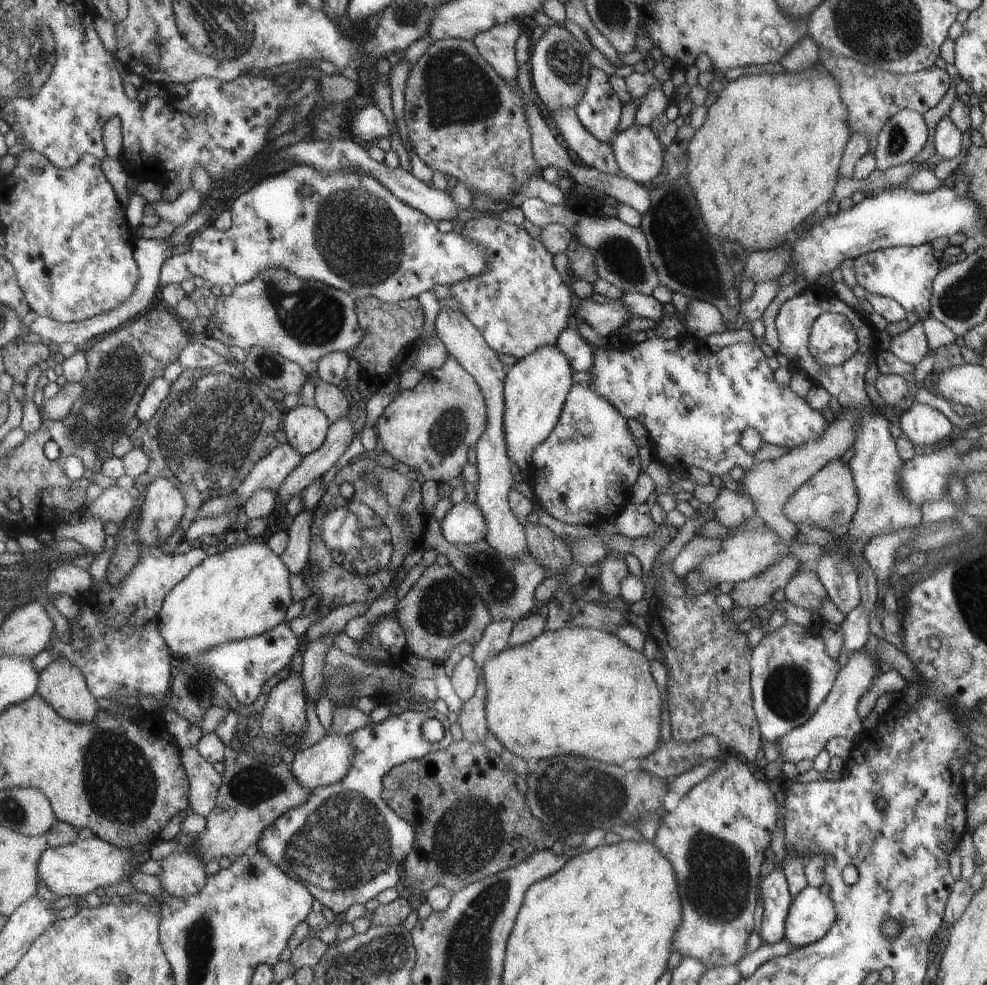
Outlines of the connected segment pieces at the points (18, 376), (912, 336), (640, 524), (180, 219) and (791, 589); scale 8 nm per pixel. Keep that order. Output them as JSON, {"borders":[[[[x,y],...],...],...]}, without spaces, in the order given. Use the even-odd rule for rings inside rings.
{"borders":[[[[24,338],[18,345],[8,344],[1,348],[4,354],[6,370],[14,376],[16,382],[26,384],[28,372],[32,366],[40,364],[42,360],[48,360],[52,350],[48,342],[28,343]]],[[[919,320],[908,331],[892,337],[889,351],[905,363],[916,365],[928,352],[922,323],[923,320]]],[[[628,503],[622,514],[614,520],[617,533],[624,535],[629,539],[639,539],[642,536],[648,536],[657,525],[652,516],[647,503],[635,504]]],[[[190,188],[180,193],[176,200],[167,203],[160,201],[157,204],[150,204],[156,210],[161,219],[174,223],[175,226],[184,224],[203,203],[203,195],[195,189]]],[[[811,571],[794,575],[784,588],[785,598],[794,606],[812,610],[815,620],[819,618],[822,602],[827,596],[824,585],[820,582],[817,573]]]]}

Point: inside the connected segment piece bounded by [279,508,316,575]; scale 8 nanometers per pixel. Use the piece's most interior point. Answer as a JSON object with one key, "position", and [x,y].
{"position":[296,556]}

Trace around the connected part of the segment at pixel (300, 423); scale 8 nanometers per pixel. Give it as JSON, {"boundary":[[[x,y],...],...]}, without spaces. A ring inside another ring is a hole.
{"boundary":[[[302,401],[290,410],[286,410],[284,417],[284,432],[290,443],[303,457],[314,453],[323,445],[327,438],[327,414],[314,403]]]}

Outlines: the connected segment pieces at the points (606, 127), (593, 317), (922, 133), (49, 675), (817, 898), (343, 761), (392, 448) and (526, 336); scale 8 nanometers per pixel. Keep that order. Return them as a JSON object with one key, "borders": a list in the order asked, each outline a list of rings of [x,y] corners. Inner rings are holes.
{"borders":[[[[593,67],[587,92],[575,106],[581,125],[600,142],[610,144],[616,137],[622,107],[623,102],[611,88],[609,74]]],[[[591,298],[581,299],[574,317],[578,323],[586,321],[600,336],[612,337],[633,315],[621,299],[611,301],[601,304]]],[[[912,109],[896,113],[878,133],[873,153],[881,171],[912,161],[928,138],[924,116]]],[[[66,658],[56,659],[41,672],[39,693],[66,718],[77,723],[94,722],[101,711],[98,697],[91,691],[84,671]]],[[[808,885],[790,903],[785,920],[784,939],[793,947],[819,941],[838,920],[830,895]]],[[[327,733],[316,744],[295,752],[291,773],[307,790],[338,782],[347,774],[354,745],[348,735]]],[[[452,355],[440,369],[428,371],[413,388],[400,392],[379,416],[375,428],[386,453],[418,472],[420,478],[449,483],[463,474],[468,450],[488,425],[484,390]]],[[[470,211],[466,213],[462,222],[461,233],[465,237],[476,241],[477,245],[487,252],[489,269],[478,277],[472,277],[466,281],[450,285],[451,296],[455,296],[462,306],[460,311],[478,329],[490,348],[500,354],[509,354],[521,359],[526,357],[527,354],[534,353],[541,346],[558,345],[560,332],[564,332],[564,328],[568,326],[570,290],[564,284],[558,270],[554,268],[554,262],[552,262],[554,256],[550,254],[551,250],[548,250],[539,238],[530,237],[530,234],[522,225],[494,220],[490,213]]]]}

